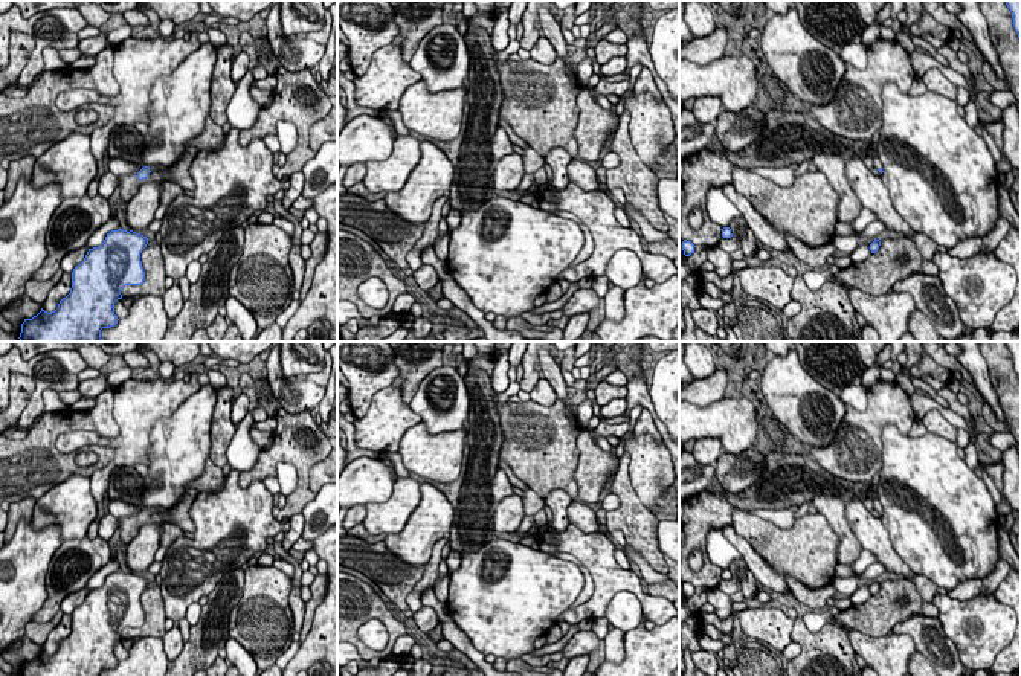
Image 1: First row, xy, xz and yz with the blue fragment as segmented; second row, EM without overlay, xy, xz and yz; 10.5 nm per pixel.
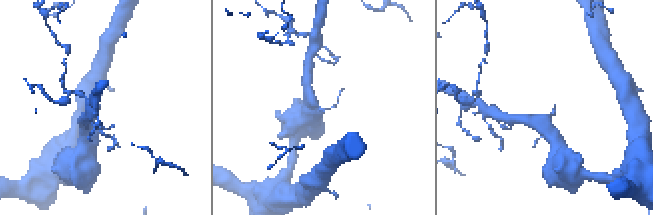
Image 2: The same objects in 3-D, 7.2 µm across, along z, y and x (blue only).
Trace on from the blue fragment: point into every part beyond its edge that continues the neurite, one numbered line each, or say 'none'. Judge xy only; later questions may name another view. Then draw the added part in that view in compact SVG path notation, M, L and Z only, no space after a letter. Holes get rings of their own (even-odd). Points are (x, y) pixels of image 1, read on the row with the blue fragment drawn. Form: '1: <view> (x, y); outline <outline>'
none

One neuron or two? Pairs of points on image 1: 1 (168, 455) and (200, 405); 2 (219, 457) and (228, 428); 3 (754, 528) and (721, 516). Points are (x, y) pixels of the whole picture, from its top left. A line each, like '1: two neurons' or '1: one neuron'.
1: one neuron
2: one neuron
3: two neurons

